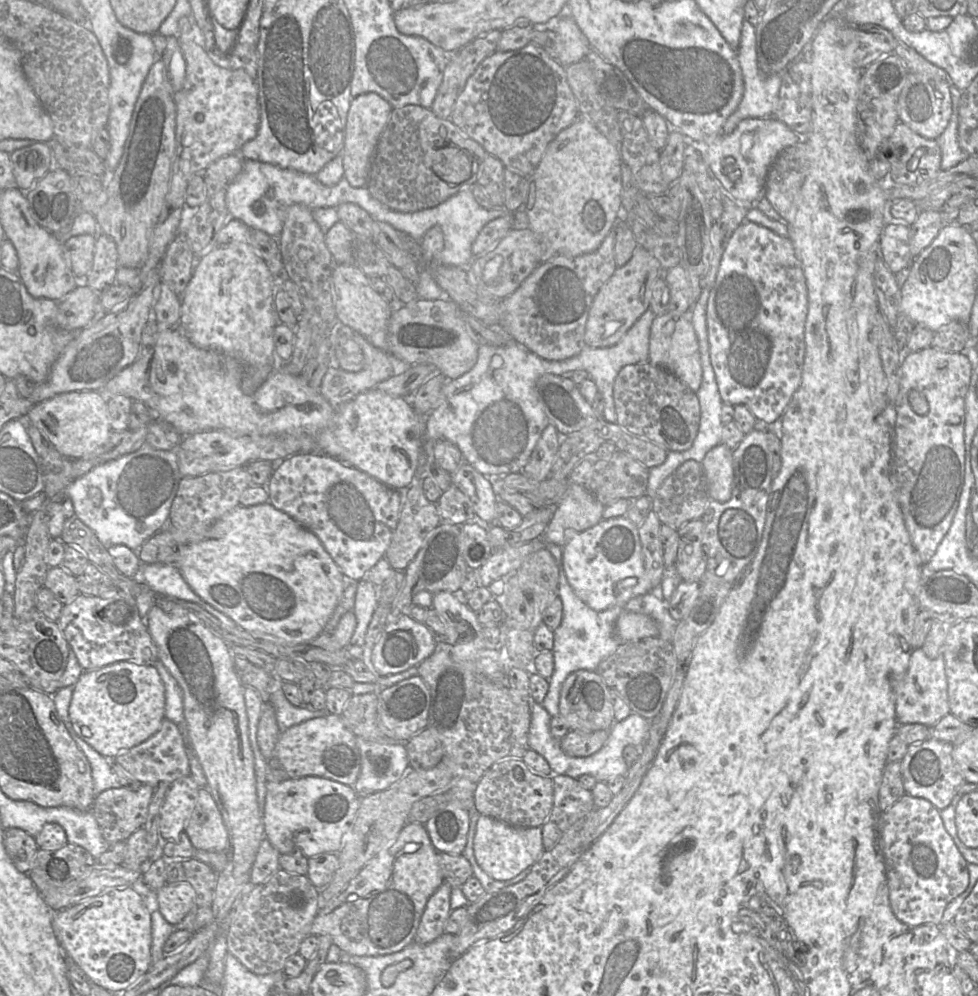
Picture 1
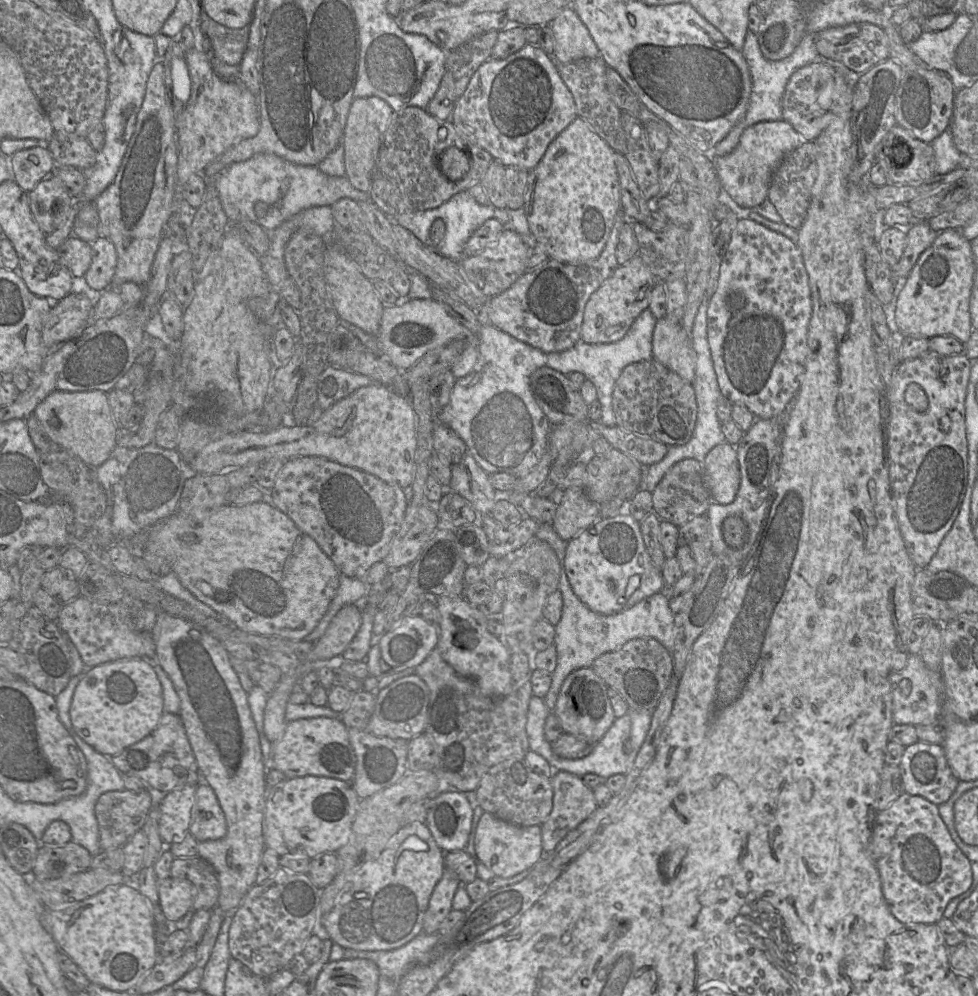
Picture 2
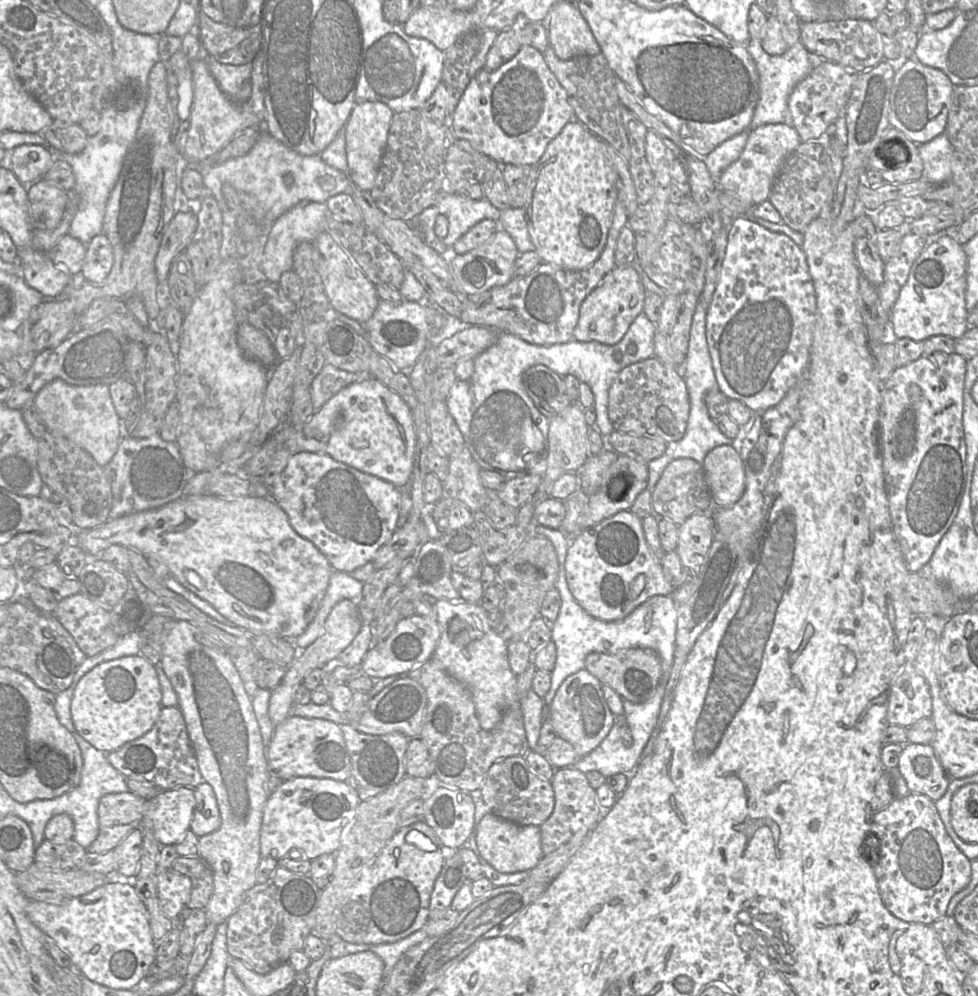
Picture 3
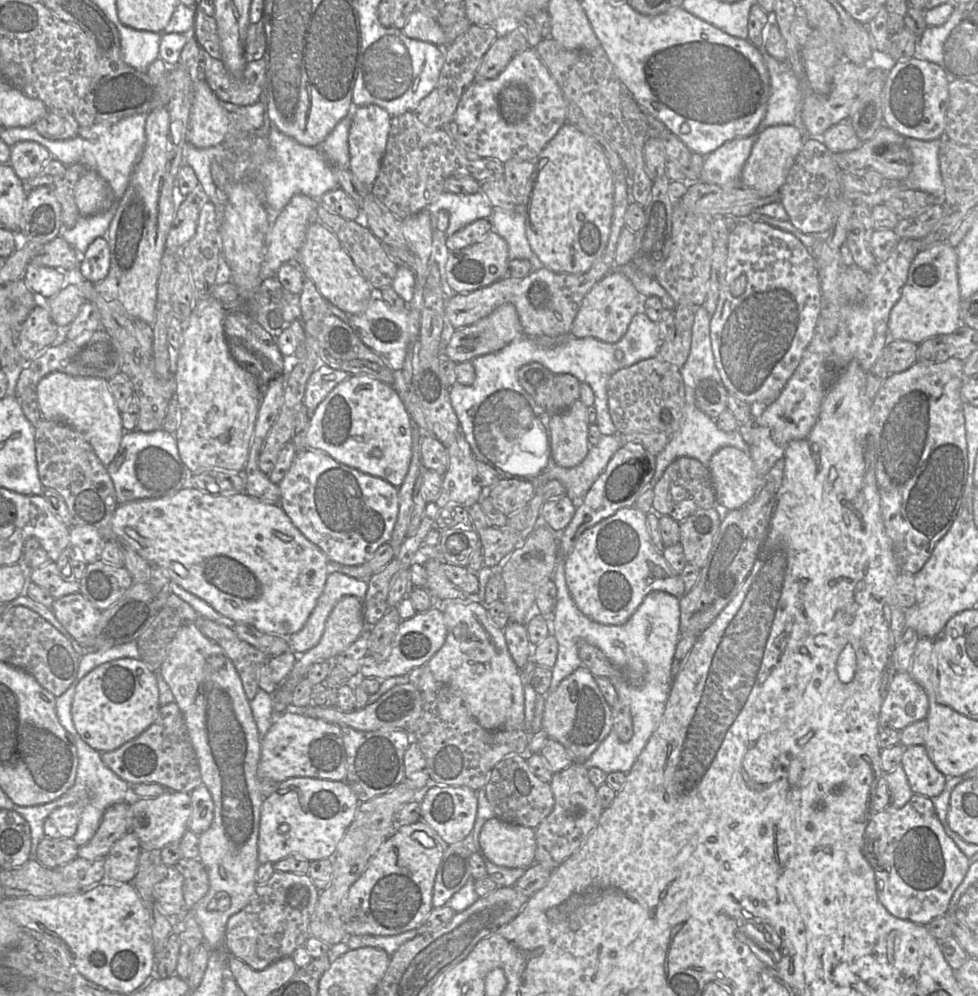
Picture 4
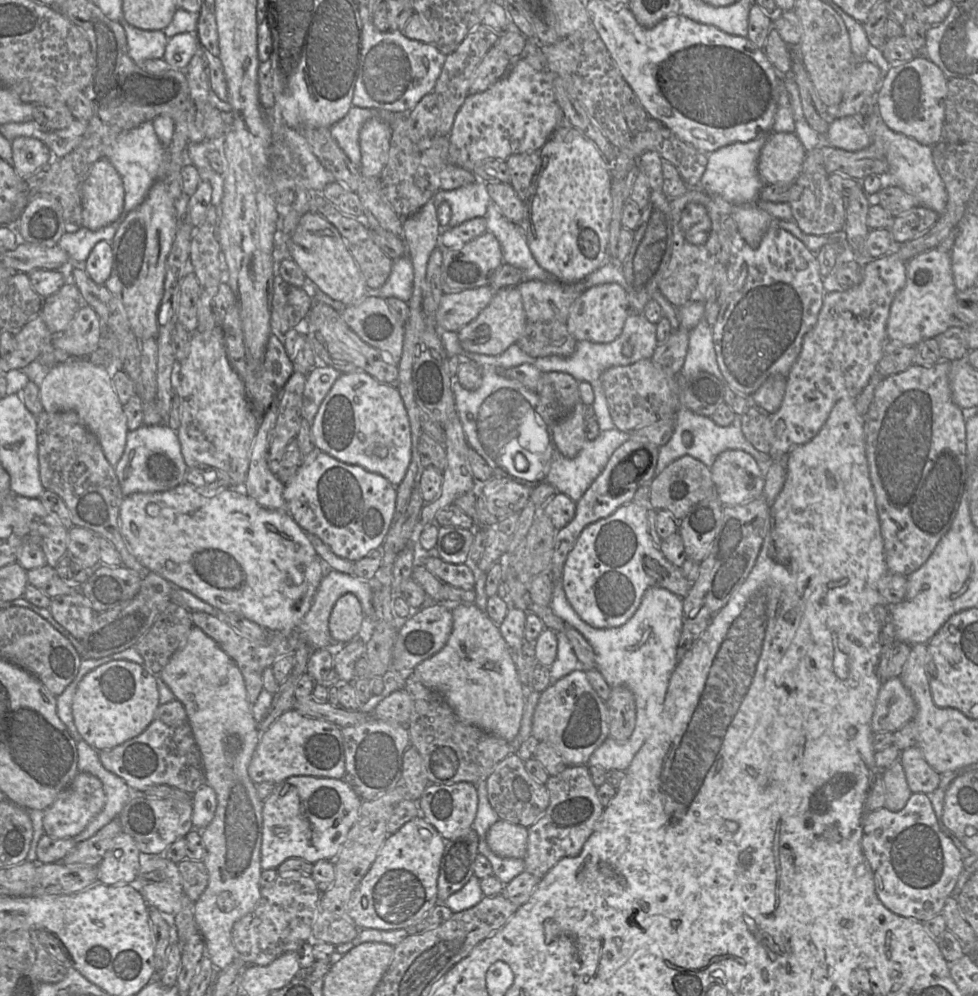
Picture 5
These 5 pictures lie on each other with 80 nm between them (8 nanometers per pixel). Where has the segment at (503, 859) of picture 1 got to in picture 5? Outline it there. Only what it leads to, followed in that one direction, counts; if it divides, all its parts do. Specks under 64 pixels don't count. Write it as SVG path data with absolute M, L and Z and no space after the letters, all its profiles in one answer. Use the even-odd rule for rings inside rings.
M499 819L487 831L486 841L496 855L523 859L527 850L528 828Z

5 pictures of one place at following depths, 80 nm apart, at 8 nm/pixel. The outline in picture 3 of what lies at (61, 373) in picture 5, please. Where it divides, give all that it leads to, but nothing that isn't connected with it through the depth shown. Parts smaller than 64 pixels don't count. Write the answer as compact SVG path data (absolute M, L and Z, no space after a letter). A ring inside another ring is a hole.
M54 379L42 387L34 403L52 435L74 442L91 454L101 467L111 461L125 435L106 384L73 386L62 379Z

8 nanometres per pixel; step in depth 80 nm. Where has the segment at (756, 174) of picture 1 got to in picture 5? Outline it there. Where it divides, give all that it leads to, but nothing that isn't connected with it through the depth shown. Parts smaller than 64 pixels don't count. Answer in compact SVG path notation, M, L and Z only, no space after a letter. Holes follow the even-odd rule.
M770 132L758 159L758 173L765 185L794 183L806 150L795 132Z

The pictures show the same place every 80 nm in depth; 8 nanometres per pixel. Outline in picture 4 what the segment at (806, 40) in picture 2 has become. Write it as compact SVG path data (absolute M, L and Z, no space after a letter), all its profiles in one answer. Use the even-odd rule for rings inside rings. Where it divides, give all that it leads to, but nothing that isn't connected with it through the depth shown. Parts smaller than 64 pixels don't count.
M760 47L770 77L770 95L766 114L755 133L770 126L793 124L795 116L800 114L804 97L800 83L788 61L779 61Z

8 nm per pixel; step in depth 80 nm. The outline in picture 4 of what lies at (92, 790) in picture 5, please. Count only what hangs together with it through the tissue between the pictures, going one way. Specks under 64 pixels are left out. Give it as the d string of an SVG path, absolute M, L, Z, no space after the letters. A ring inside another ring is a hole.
M79 801L53 810L44 822L45 836L53 839L72 838L85 805L86 801Z

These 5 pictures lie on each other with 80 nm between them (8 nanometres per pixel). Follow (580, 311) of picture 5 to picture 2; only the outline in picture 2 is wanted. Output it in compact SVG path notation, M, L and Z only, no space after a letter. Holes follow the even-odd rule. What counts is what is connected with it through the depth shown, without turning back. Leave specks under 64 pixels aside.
M636 254L614 272L594 291L584 308L580 329L581 341L605 344L620 340L642 311L649 307L650 296L657 280L642 258Z

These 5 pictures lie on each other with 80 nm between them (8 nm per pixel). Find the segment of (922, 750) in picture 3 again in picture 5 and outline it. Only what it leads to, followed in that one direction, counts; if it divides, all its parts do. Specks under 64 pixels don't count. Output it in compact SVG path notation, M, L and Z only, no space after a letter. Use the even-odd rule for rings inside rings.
M918 746L901 751L899 760L912 793L930 794L937 789L941 774L929 765Z

